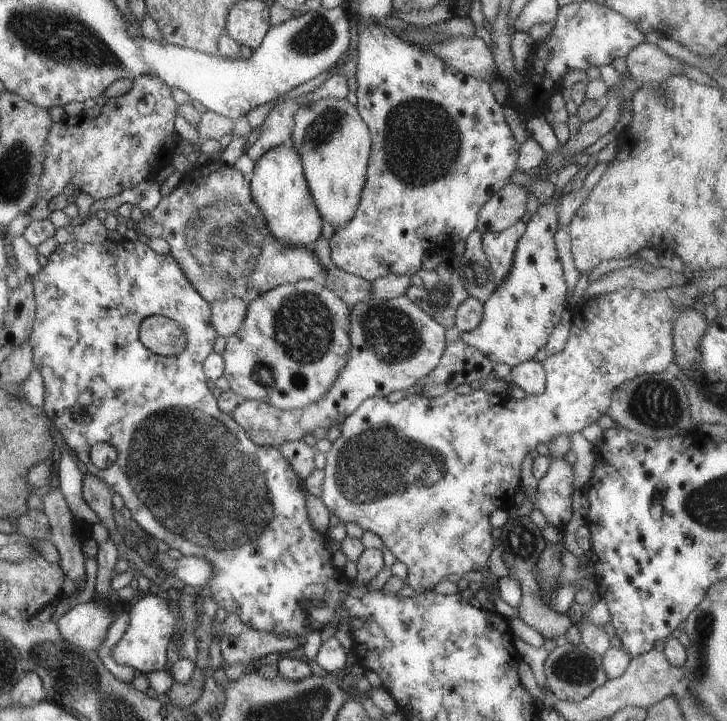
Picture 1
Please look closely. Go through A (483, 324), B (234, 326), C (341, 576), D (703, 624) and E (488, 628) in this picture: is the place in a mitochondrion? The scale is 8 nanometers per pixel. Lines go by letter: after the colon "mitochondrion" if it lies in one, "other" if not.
A: other
B: other
C: other
D: mitochondrion
E: other

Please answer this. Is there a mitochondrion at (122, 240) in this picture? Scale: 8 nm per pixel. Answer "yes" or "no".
no

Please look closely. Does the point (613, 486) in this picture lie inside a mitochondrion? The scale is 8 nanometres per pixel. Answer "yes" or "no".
no

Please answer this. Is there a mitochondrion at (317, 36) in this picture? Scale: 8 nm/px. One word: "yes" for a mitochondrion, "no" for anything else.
yes

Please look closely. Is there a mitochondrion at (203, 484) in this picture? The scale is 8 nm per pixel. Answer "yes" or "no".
yes

